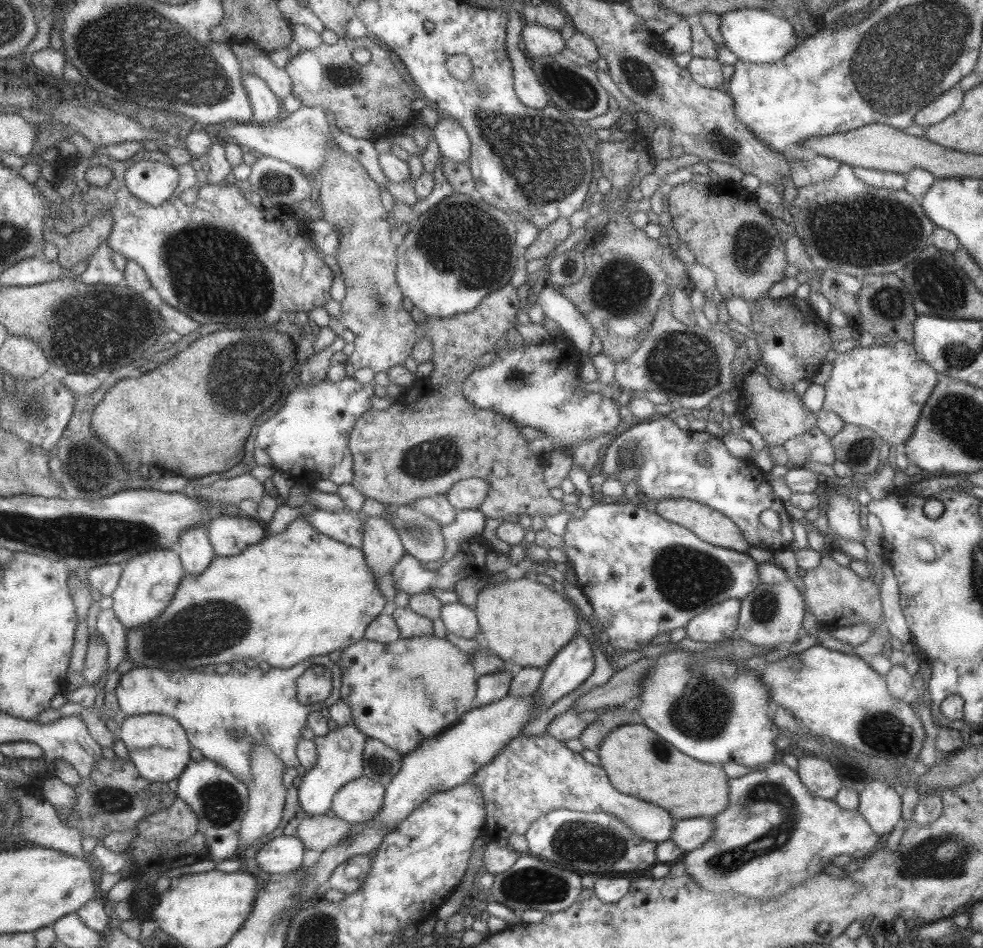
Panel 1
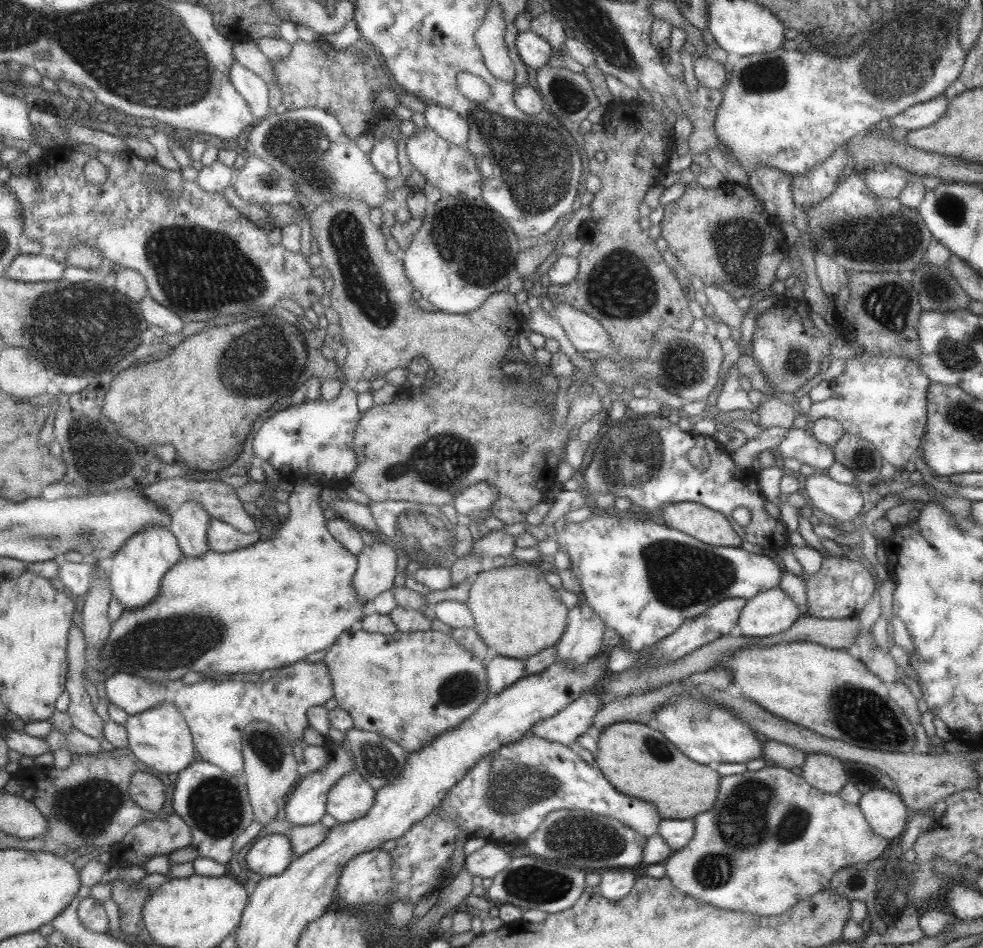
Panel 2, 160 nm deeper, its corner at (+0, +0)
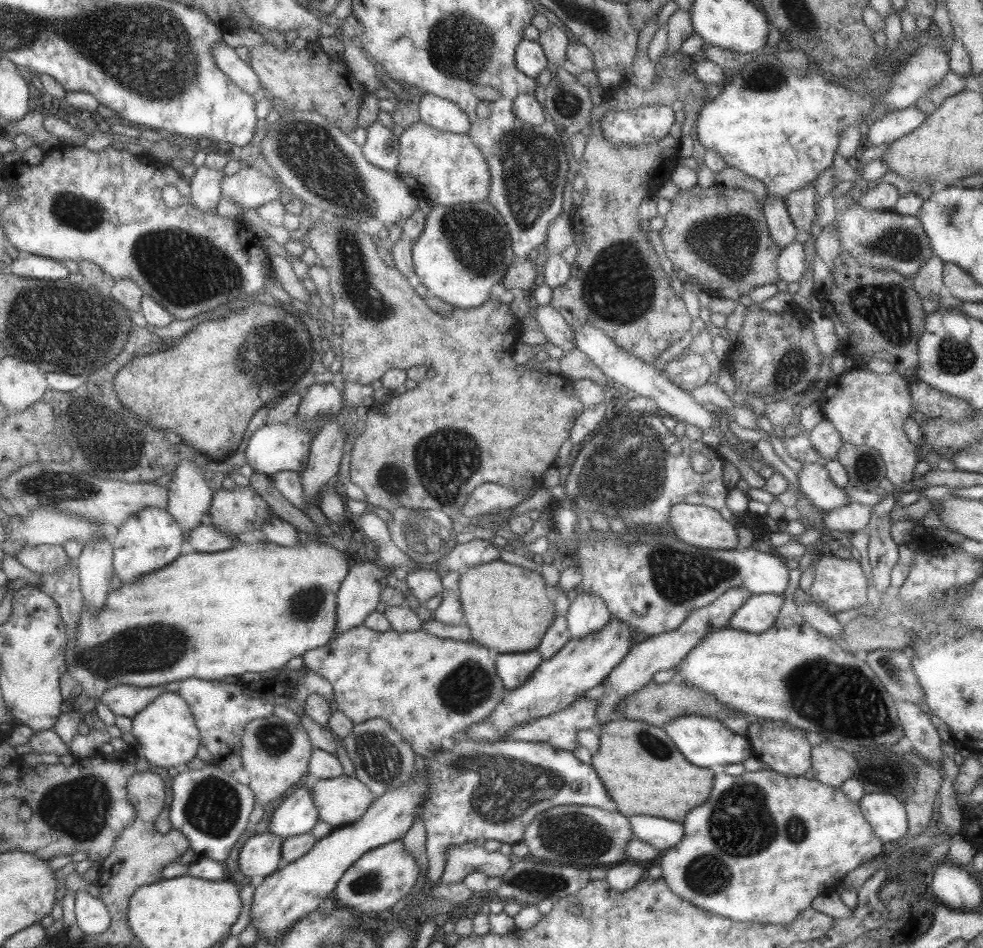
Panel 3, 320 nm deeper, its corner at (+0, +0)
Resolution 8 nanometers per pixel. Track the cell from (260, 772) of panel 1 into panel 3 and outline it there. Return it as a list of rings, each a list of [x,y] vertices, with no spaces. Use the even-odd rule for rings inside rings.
[[[271,714],[266,718],[255,718],[246,724],[241,738],[239,757],[242,768],[248,773],[248,788],[254,800],[262,808],[294,789],[299,778],[306,774],[313,746],[303,730],[303,726],[284,722]]]

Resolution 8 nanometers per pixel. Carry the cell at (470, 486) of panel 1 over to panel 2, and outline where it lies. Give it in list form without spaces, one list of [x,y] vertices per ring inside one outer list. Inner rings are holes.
[[[475,482],[465,486],[459,494],[454,496],[452,505],[460,519],[468,518],[479,511],[490,510],[497,500],[498,492],[488,482]]]

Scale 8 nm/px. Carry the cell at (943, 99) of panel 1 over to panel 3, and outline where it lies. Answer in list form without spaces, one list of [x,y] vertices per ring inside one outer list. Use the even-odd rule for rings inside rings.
[[[913,106],[889,110],[881,116],[876,116],[868,126],[866,145],[890,144],[900,136],[915,130],[926,116],[927,114]]]

